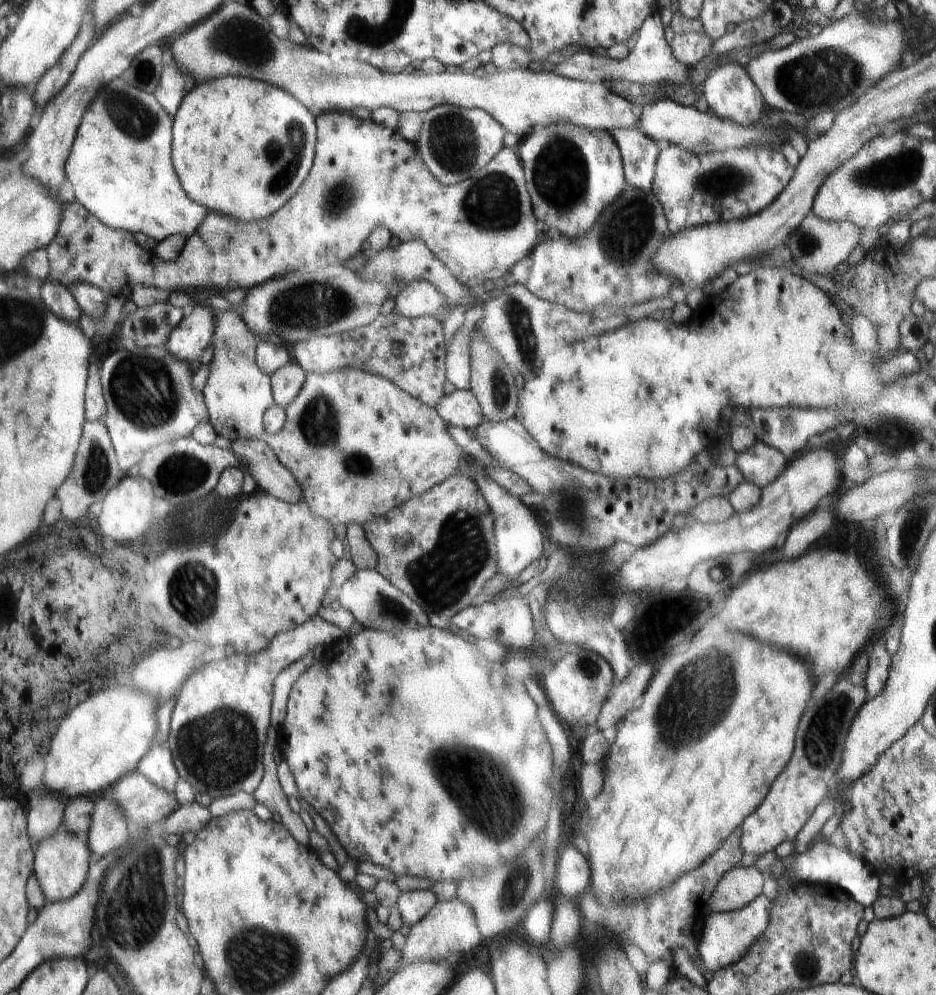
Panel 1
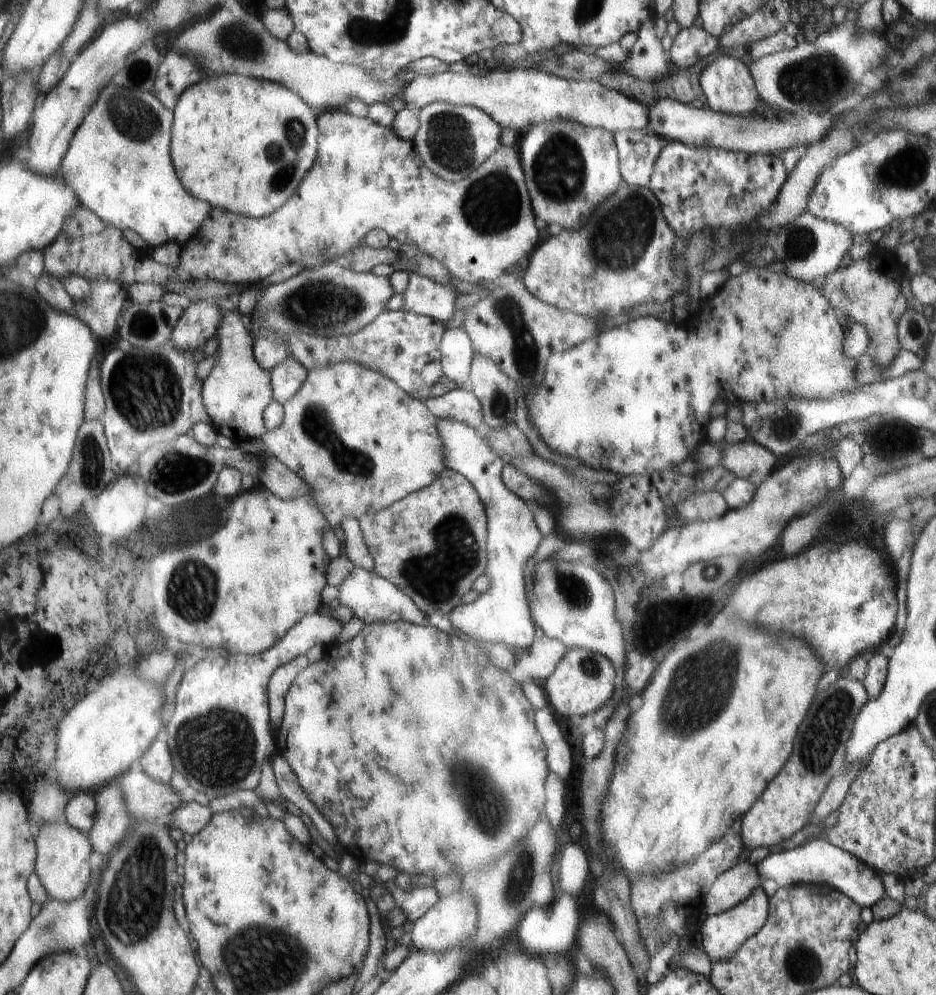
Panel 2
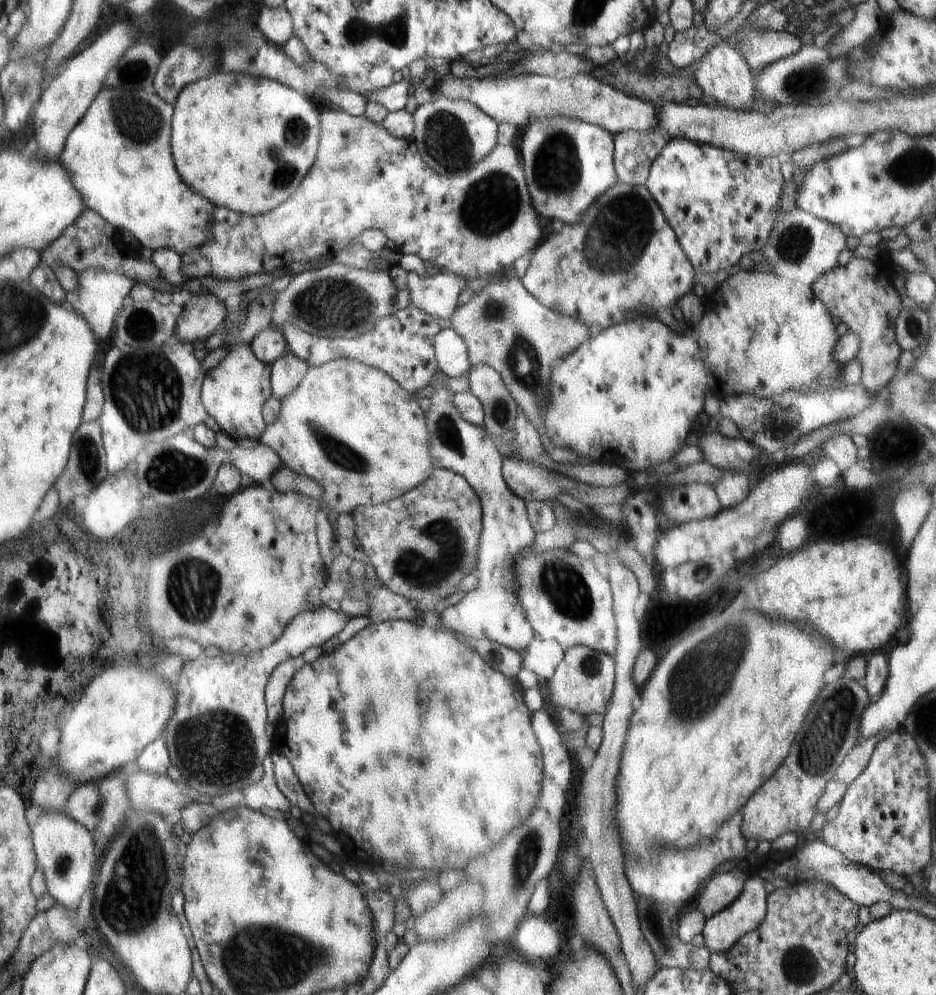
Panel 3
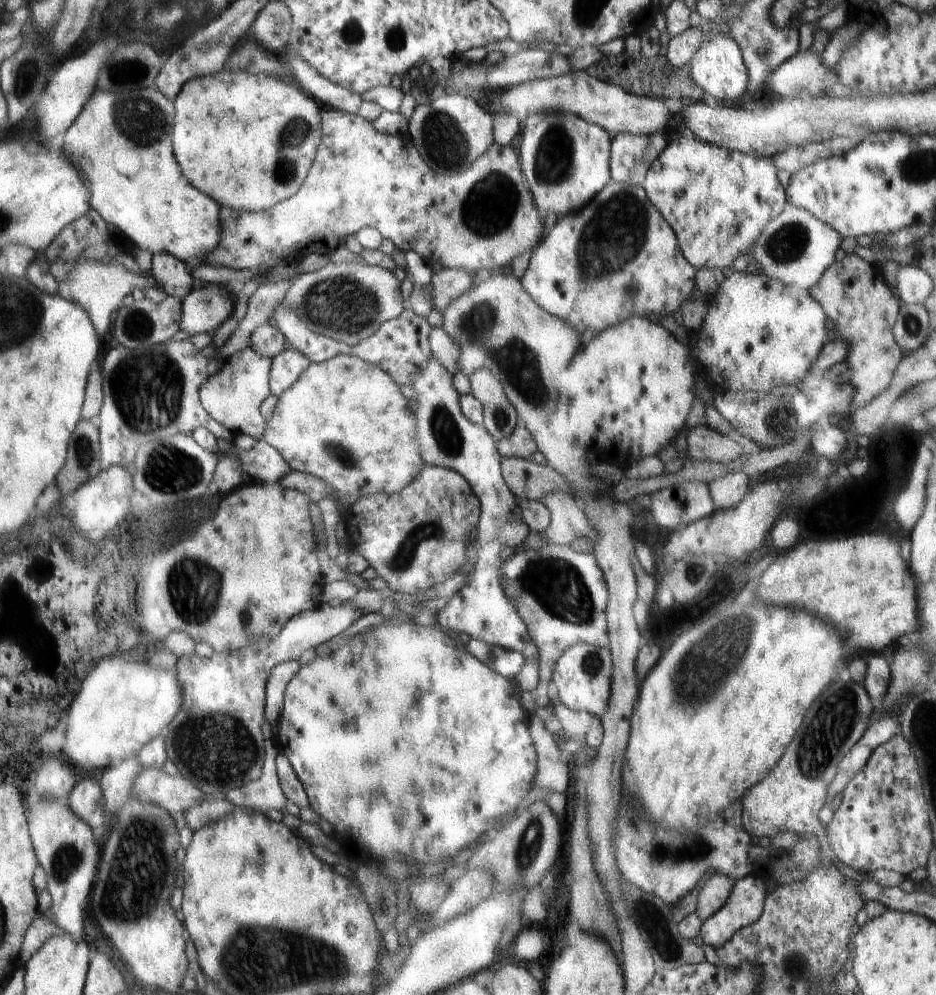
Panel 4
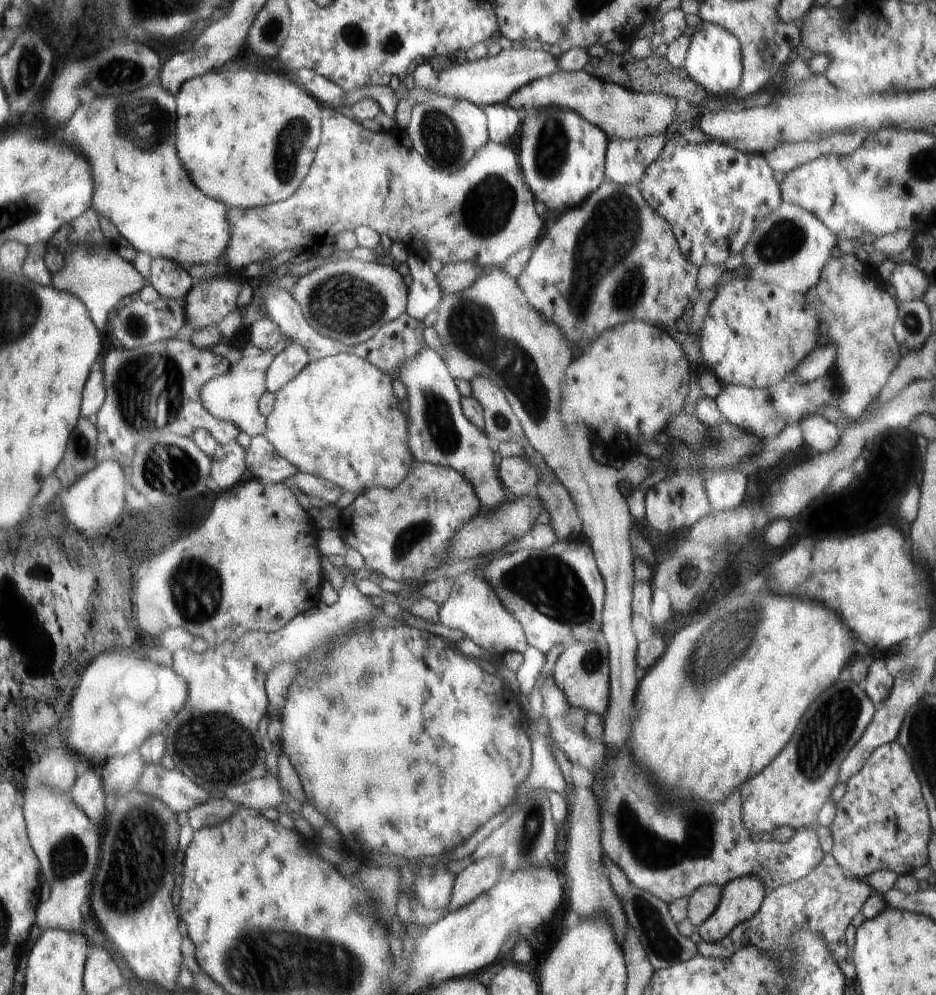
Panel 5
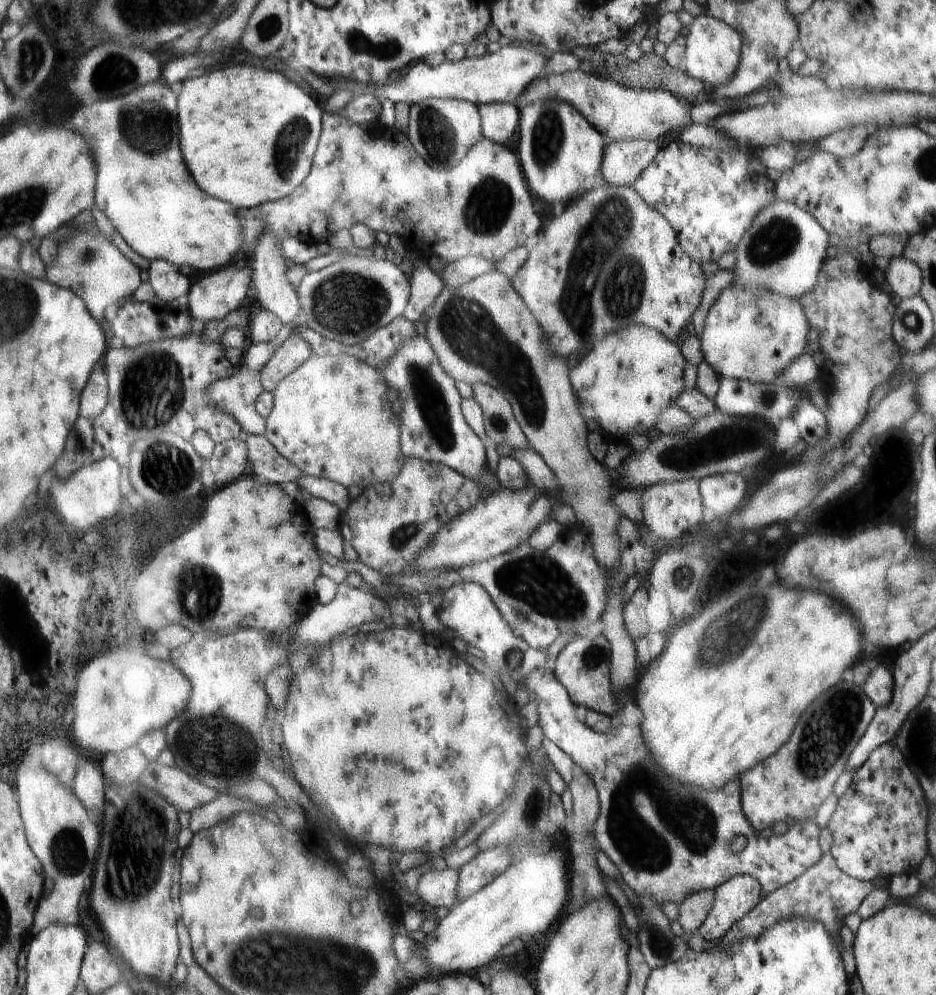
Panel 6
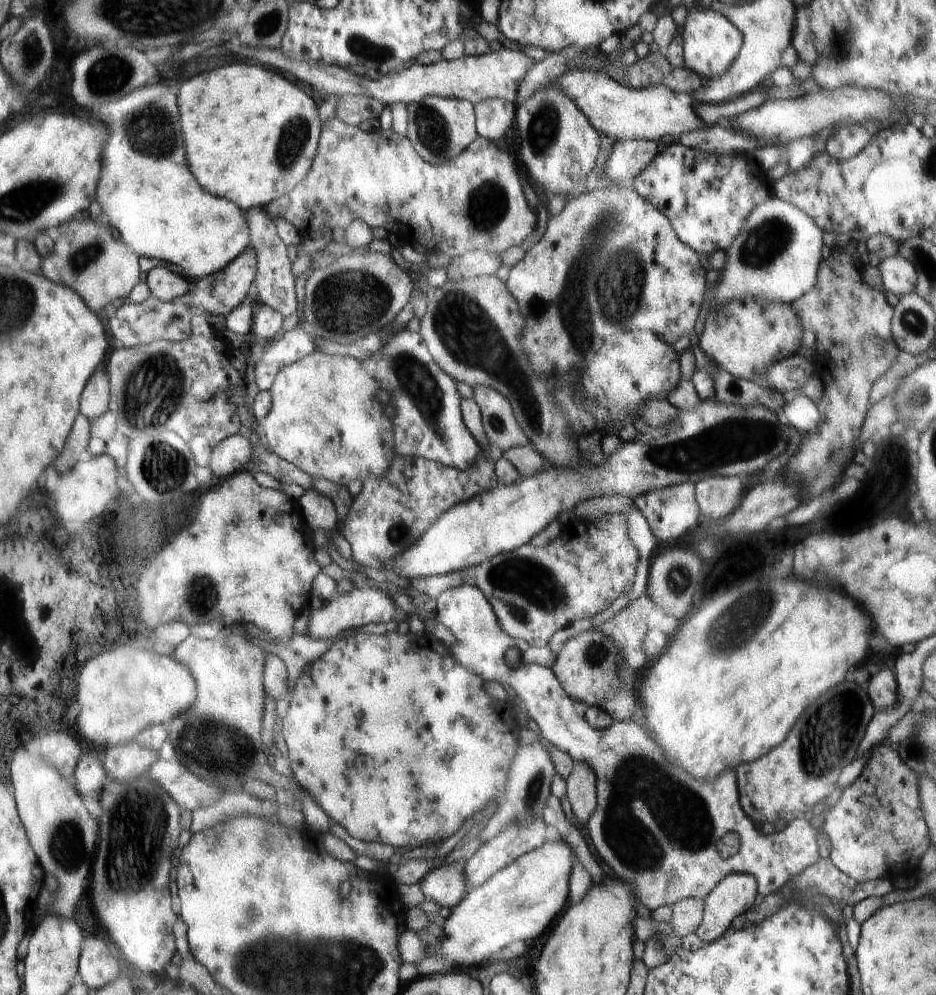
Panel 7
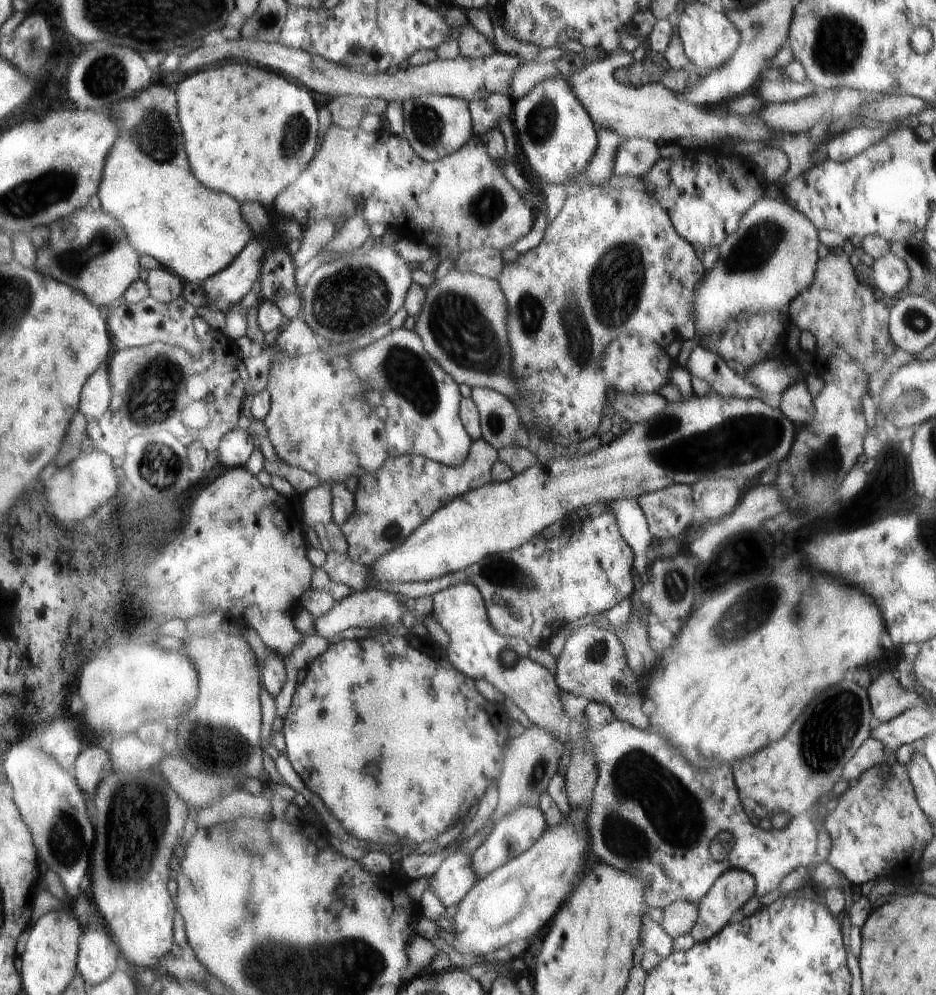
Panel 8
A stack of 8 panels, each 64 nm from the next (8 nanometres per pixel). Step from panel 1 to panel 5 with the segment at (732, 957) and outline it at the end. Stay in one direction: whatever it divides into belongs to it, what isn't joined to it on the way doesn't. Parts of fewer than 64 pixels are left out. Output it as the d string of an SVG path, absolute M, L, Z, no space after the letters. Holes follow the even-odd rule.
M742 876L724 884L718 908L701 922L696 937L706 942L725 939L744 920L750 920L761 910L764 884L754 876Z

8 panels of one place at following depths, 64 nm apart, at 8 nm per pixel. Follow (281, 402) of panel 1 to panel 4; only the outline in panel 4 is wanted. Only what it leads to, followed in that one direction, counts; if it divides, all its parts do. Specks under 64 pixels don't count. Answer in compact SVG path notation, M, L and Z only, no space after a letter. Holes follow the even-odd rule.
M286 345L278 356L271 358L269 372L270 392L277 397L284 394L302 376L310 363L310 360L302 352Z

